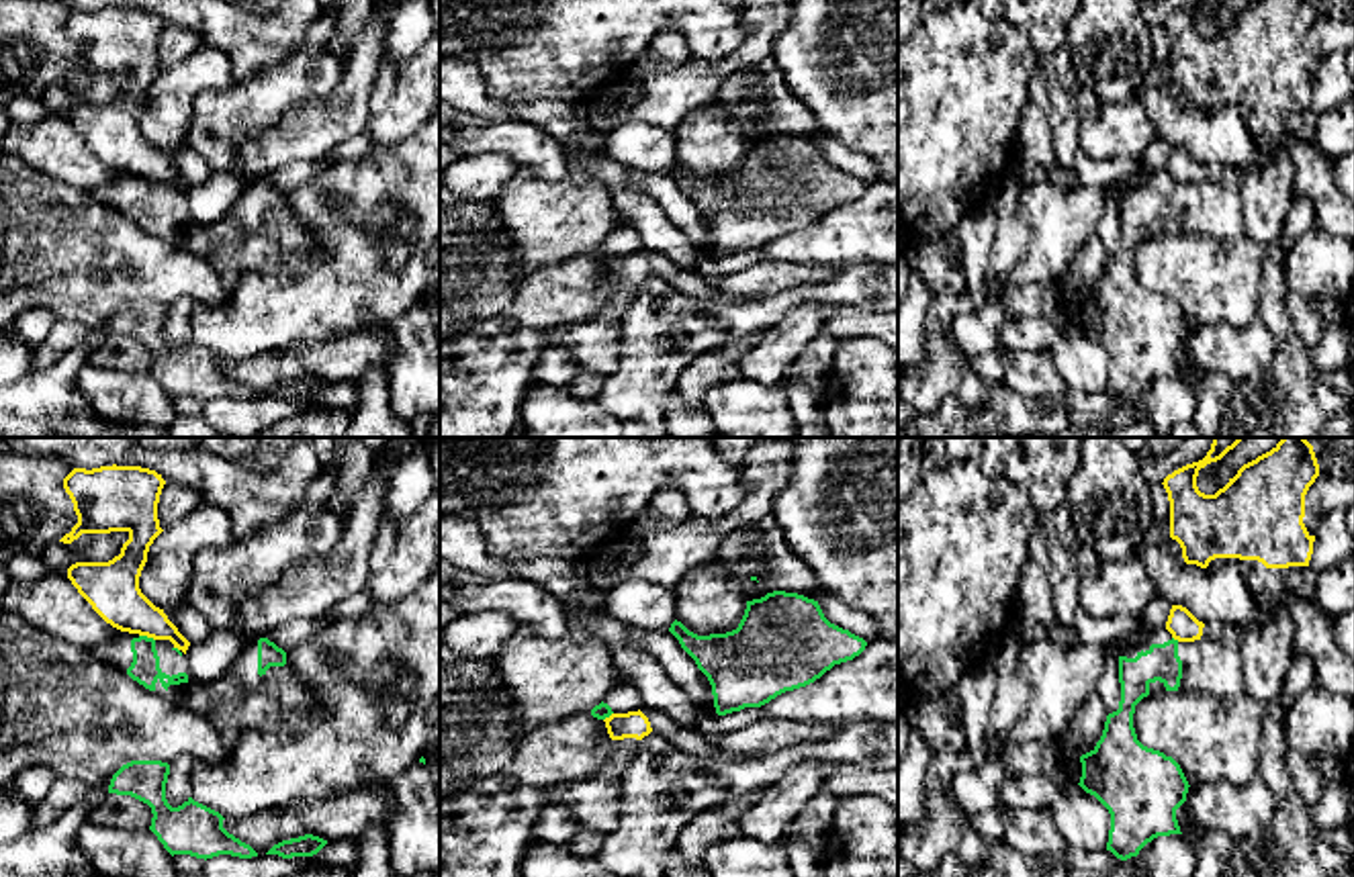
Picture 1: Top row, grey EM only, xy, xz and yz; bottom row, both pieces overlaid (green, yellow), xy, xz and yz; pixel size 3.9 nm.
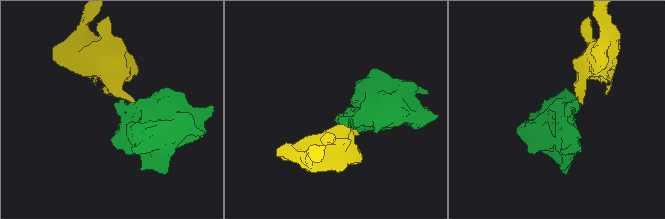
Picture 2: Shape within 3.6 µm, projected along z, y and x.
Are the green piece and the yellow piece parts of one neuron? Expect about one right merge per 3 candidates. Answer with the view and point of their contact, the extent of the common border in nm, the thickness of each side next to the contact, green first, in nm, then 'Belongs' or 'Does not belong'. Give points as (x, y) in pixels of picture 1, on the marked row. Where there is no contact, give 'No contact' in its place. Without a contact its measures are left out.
Touches green at xy (146, 636). Shared border 70 nm. Thickness 120 nm (green) against 220 nm. Does not belong

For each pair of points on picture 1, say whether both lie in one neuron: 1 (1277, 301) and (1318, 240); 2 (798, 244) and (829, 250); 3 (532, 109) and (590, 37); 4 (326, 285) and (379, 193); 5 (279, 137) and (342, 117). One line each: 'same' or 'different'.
1: different
2: same
3: different
4: same
5: same

